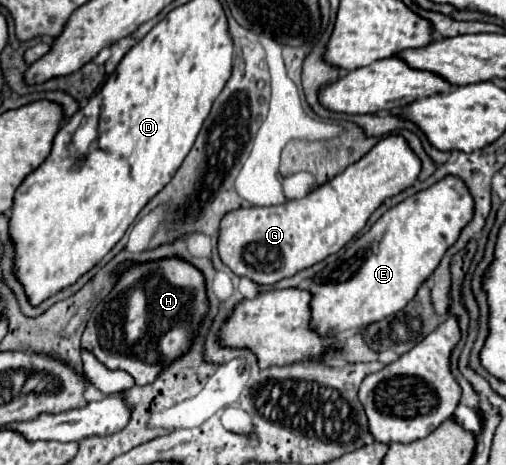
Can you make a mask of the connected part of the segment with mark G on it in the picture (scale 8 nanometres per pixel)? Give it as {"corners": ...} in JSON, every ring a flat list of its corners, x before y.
{"corners":[[399,134,385,136,361,160,357,160,355,164,349,164,339,176,331,178,327,184,315,188,313,192,309,192,299,200,289,200,279,206,267,206,267,208,253,206,253,208,239,208,235,212,229,212,221,220,219,256,237,276,245,276,257,284,269,286,283,278,295,276,297,272,339,252,367,224,369,216,383,204,383,200,413,186,419,172,421,172,421,160,409,148,407,140]]}

